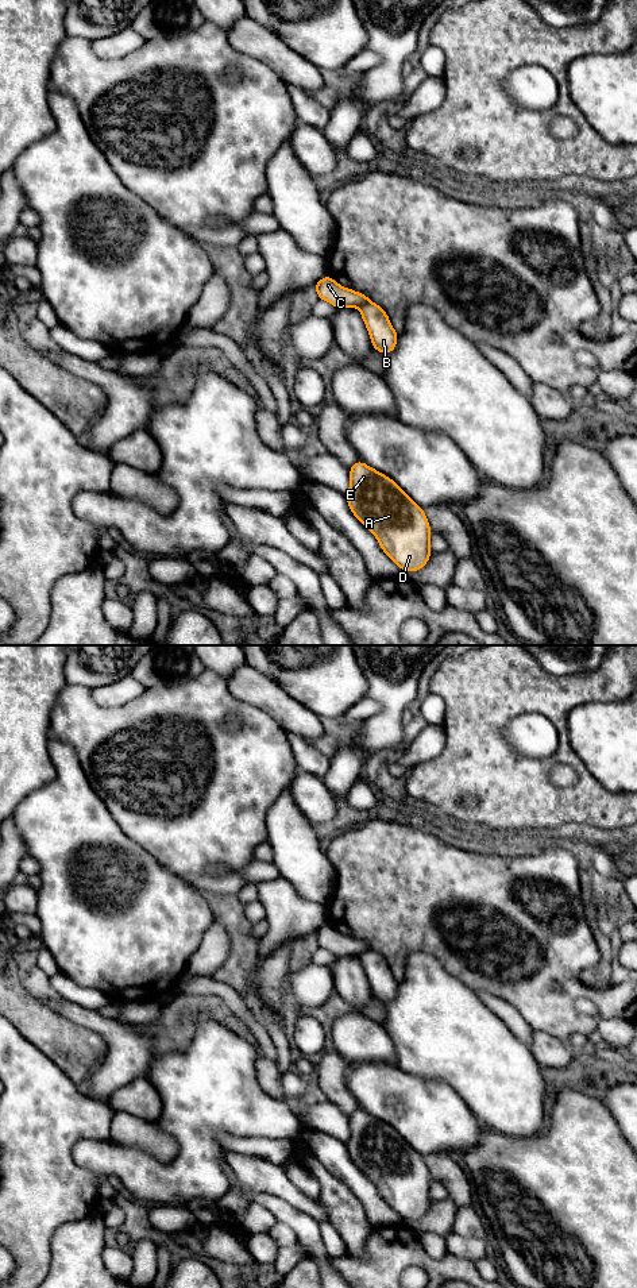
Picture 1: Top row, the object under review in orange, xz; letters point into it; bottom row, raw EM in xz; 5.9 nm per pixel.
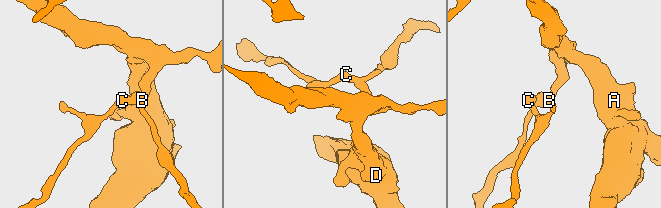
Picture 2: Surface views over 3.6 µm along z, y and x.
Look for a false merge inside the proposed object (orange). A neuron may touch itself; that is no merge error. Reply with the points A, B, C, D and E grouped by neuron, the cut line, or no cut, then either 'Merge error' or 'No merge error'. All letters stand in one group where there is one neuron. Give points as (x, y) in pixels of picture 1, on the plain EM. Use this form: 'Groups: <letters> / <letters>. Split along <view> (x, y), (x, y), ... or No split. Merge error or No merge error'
Groups: A B D E / C. Split along xz (370, 949), (358, 955). Merge error

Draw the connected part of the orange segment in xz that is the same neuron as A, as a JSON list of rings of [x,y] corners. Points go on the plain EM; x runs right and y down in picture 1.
[[[358,1108],[350,1115],[350,1137],[345,1148],[352,1162],[377,1185],[381,1198],[404,1220],[420,1219],[432,1203],[432,1177],[424,1161],[391,1126]]]

